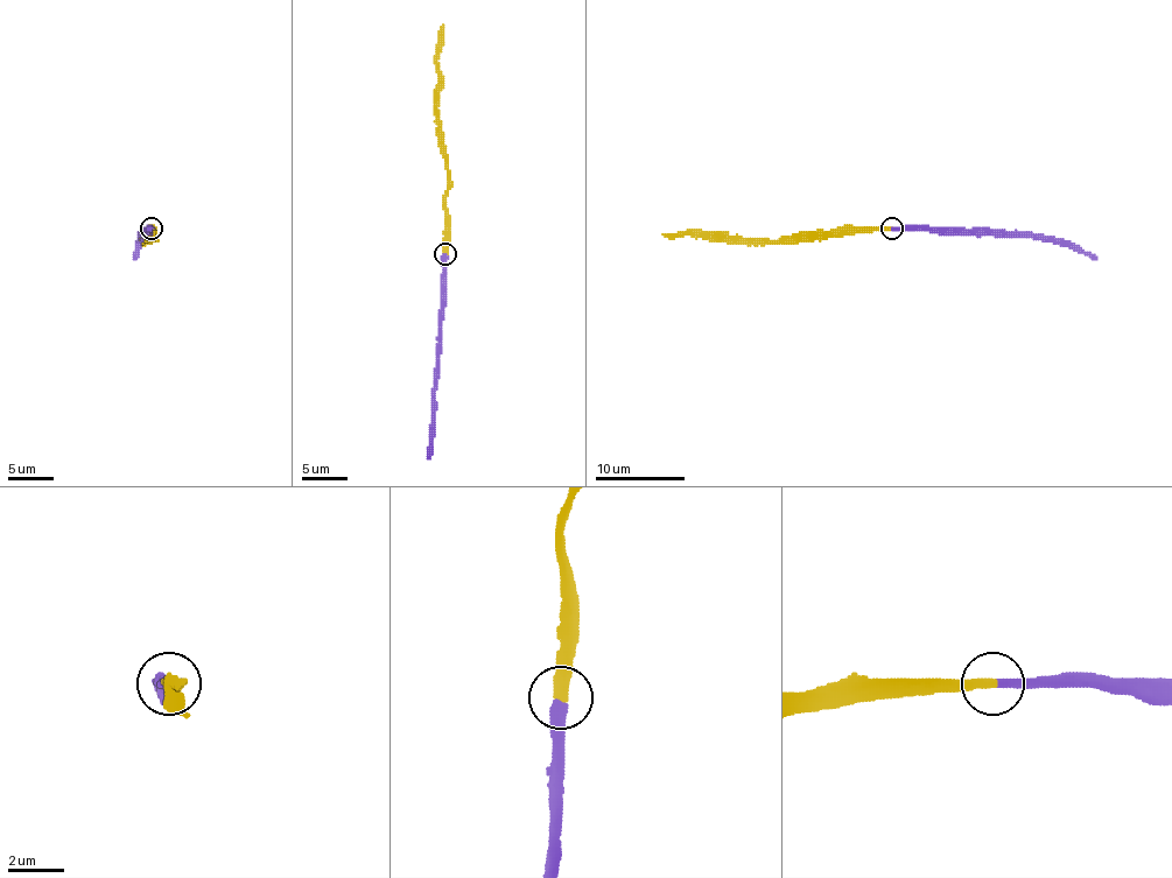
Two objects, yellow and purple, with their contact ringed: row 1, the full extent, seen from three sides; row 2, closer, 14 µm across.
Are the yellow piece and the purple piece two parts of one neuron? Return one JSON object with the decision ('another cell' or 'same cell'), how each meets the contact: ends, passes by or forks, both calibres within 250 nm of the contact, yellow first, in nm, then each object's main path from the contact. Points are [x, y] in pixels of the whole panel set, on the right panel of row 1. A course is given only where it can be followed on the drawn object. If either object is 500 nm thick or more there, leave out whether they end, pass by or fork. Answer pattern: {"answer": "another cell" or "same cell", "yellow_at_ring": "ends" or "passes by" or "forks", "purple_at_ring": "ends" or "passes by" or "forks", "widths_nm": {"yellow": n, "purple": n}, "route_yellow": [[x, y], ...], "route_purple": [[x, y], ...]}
{"answer": "same cell", "yellow_at_ring": "ends", "purple_at_ring": "ends", "widths_nm": {"yellow": 400, "purple": 400}, "route_yellow": [[892, 227], [795, 234], [779, 241], [662, 234]], "route_purple": [[892, 227], [1062, 239], [1096, 259]]}

